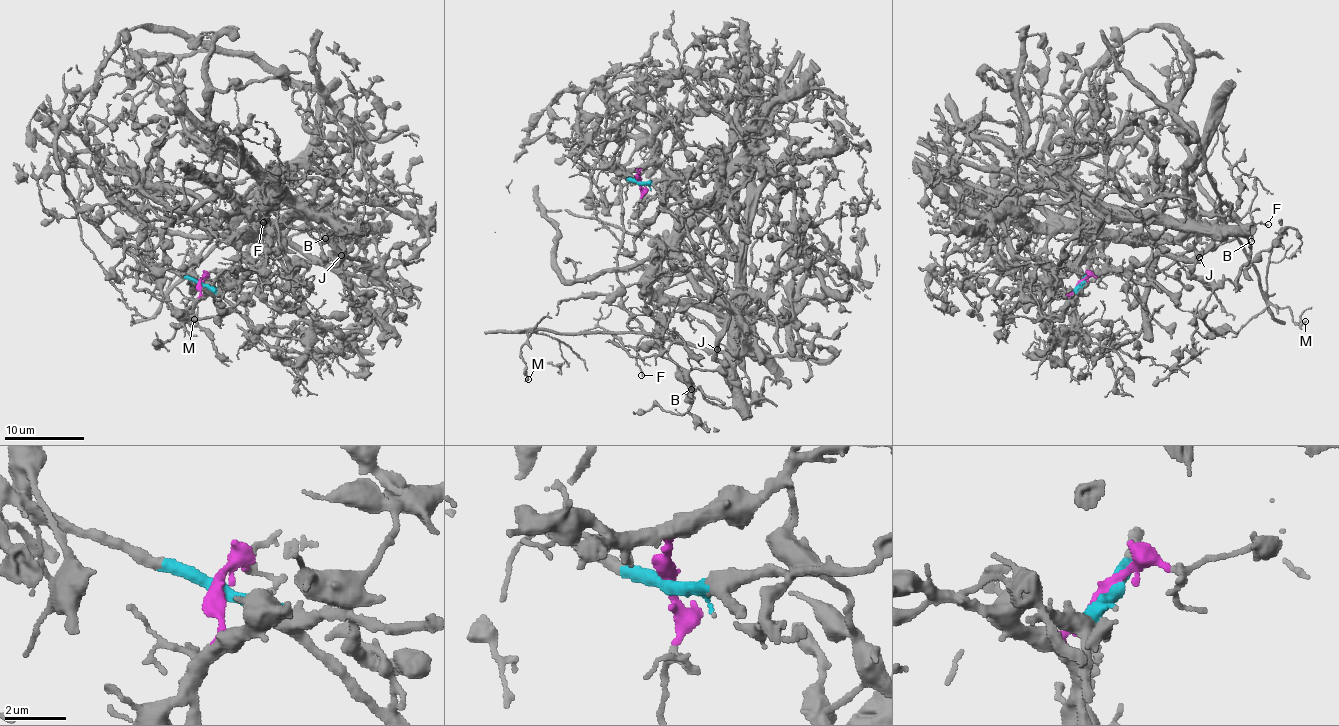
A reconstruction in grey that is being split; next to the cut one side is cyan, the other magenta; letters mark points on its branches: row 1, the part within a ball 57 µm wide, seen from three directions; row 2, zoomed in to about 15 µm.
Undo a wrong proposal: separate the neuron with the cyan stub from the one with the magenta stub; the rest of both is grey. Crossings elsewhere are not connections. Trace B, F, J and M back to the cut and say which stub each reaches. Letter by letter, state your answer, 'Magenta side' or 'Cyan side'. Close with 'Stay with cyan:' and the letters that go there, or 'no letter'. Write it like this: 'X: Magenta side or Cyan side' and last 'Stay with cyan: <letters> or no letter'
B: Magenta side
F: Cyan side
J: Magenta side
M: Cyan side
Stay with cyan: F, M

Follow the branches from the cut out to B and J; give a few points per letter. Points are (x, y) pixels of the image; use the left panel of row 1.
B: (200, 283), (217, 291), (252, 263), (233, 231), (244, 217), (254, 241), (325, 239)
J: (200, 283), (202, 295), (234, 281), (249, 263), (278, 248), (299, 218), (342, 221), (335, 239), (341, 255)

